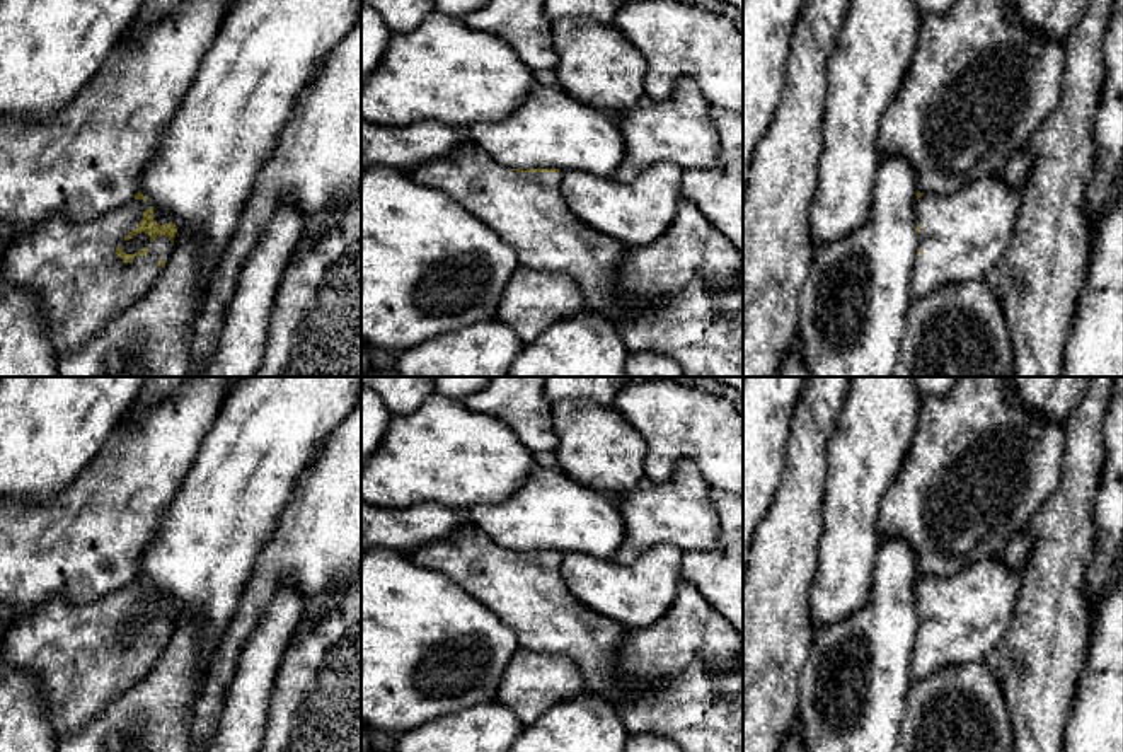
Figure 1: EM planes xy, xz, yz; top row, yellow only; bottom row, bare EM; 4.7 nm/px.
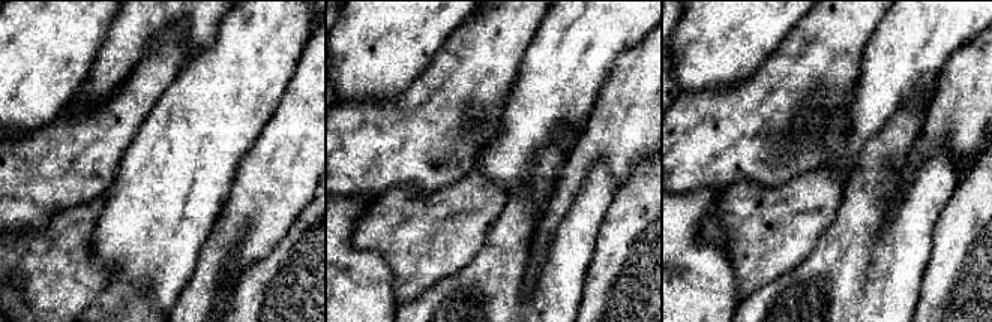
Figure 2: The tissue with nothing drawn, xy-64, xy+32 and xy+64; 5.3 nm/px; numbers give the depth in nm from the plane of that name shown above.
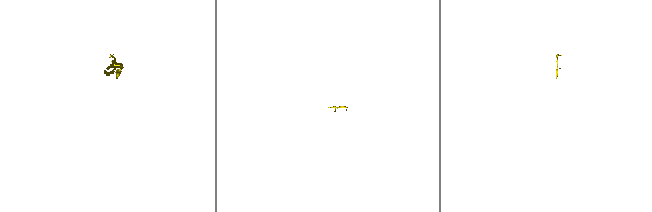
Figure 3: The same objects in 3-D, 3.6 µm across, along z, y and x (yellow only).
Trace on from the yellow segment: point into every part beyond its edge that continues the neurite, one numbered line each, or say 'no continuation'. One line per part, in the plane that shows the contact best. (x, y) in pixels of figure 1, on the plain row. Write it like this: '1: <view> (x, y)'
1: xz (701, 710)

